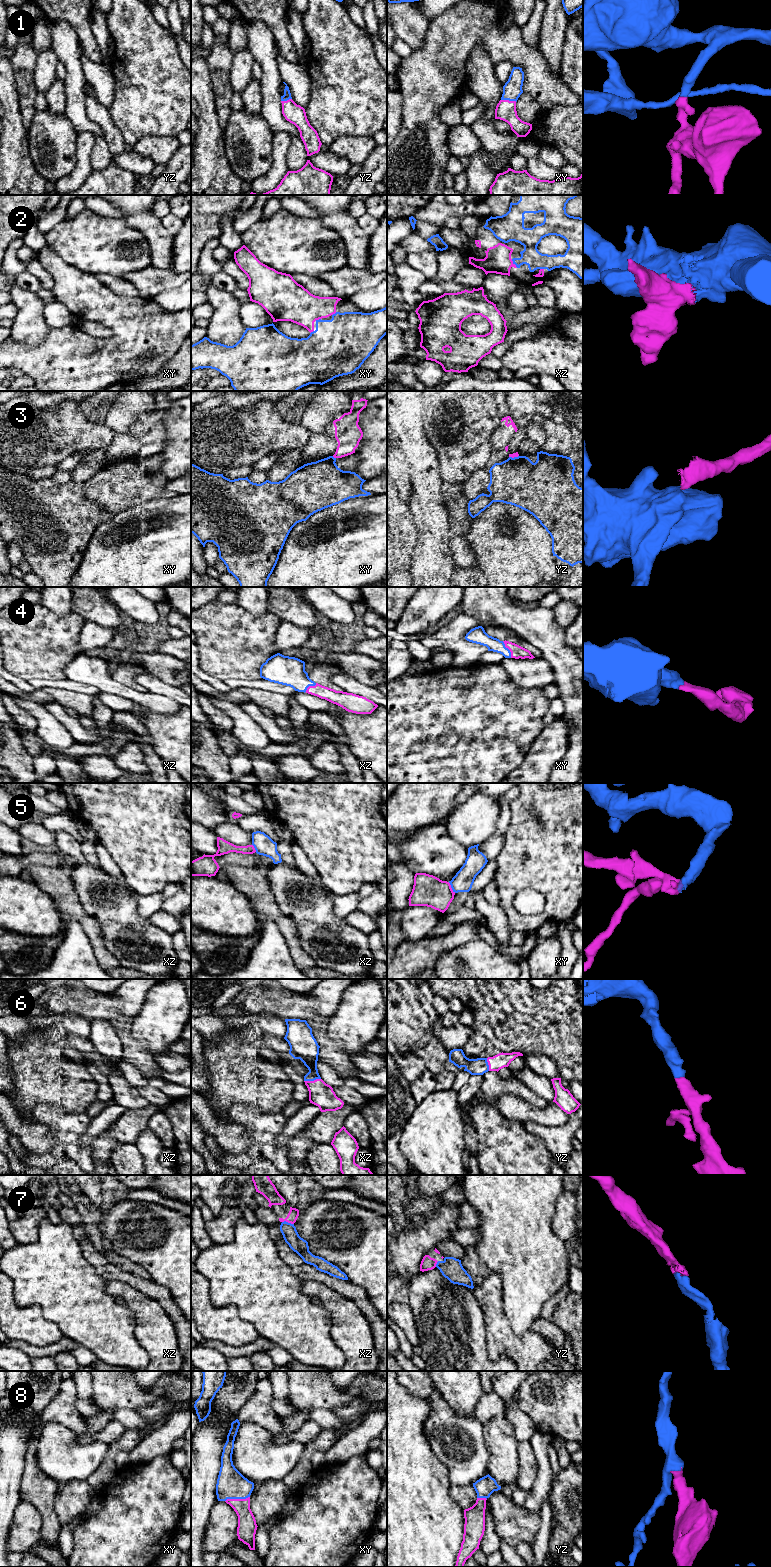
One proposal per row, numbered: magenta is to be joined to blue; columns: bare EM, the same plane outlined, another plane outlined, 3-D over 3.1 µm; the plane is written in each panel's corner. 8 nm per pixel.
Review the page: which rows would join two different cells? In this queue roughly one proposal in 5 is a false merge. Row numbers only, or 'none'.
3, 5

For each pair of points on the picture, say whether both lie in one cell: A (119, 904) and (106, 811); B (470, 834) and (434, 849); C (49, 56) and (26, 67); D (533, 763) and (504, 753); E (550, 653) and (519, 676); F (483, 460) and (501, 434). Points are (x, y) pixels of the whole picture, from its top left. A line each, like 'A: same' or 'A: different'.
A: different
B: different
C: different
D: different
E: different
F: different

